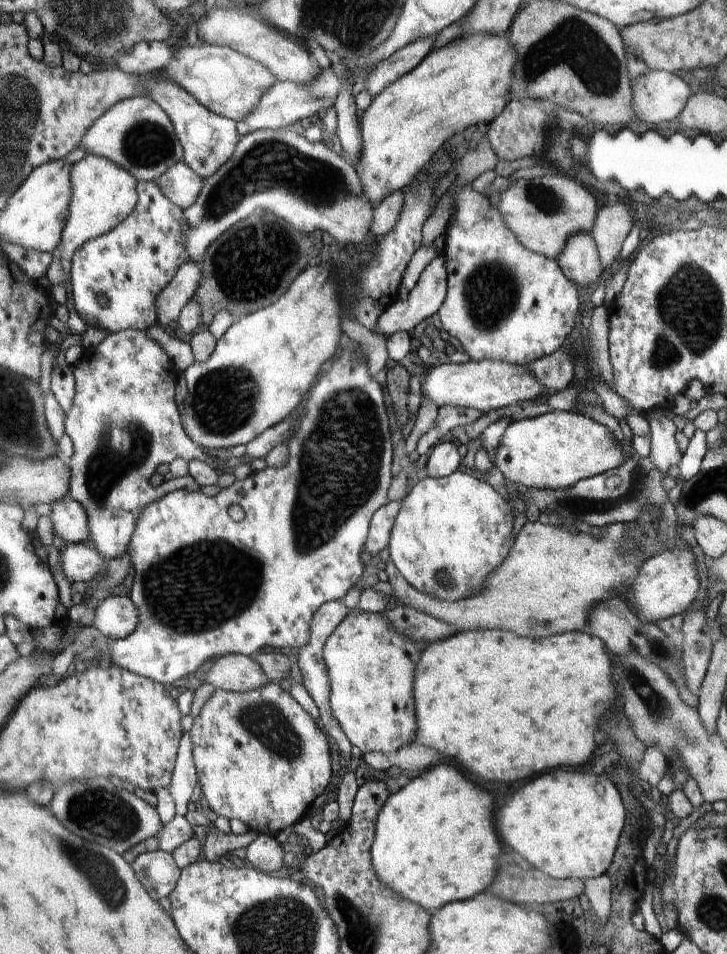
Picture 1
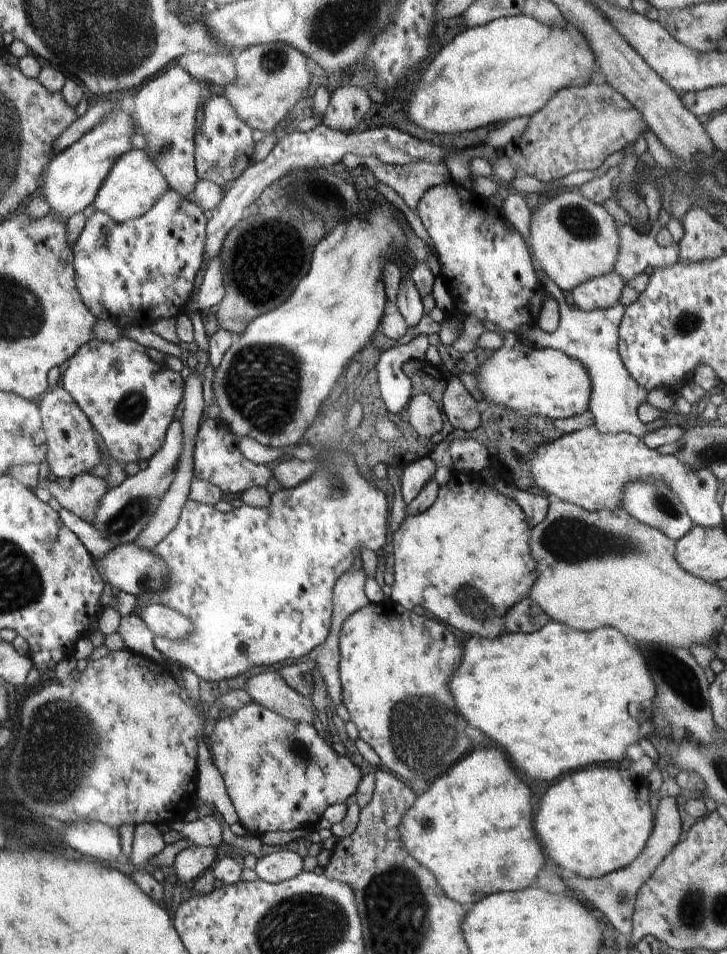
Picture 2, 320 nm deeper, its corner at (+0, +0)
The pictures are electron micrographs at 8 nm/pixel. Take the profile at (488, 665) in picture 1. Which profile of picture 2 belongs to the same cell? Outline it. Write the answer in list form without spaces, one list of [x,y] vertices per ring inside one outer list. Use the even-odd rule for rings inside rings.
[[[552,621],[531,634],[503,633],[492,640],[472,635],[464,644],[462,660],[452,672],[448,688],[470,726],[476,726],[502,746],[516,768],[546,782],[560,778],[568,770],[624,760],[628,746],[643,738],[638,732],[639,722],[632,720],[626,710],[628,704],[646,700],[654,703],[656,699],[656,688],[644,656],[618,630],[606,627],[576,632],[566,624]]]

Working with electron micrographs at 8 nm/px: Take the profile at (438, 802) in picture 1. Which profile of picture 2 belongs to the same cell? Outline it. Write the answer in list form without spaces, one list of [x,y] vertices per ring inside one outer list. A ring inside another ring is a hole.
[[[500,748],[474,750],[429,787],[406,810],[396,830],[402,850],[434,876],[450,900],[467,908],[492,894],[529,888],[536,878],[542,878],[545,854],[532,828],[532,792],[516,776]]]

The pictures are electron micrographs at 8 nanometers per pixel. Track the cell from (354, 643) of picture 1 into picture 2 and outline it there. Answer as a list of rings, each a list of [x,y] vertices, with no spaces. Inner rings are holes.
[[[389,600],[382,604],[368,604],[365,608],[362,608],[355,614],[350,614],[344,625],[342,626],[339,637],[339,650],[340,650],[340,663],[338,666],[338,674],[341,684],[341,696],[342,704],[347,708],[350,714],[350,722],[356,726],[359,732],[359,738],[362,739],[368,746],[372,747],[372,750],[380,757],[381,765],[386,766],[388,772],[404,778],[404,780],[424,780],[427,784],[432,783],[438,776],[446,774],[448,768],[451,768],[464,754],[466,750],[470,750],[470,738],[466,742],[466,734],[464,730],[468,728],[468,724],[464,722],[462,714],[456,712],[456,704],[454,704],[454,698],[450,696],[450,688],[448,688],[448,682],[450,682],[450,676],[452,672],[458,668],[460,660],[462,660],[462,650],[464,650],[464,644],[446,628],[442,626],[440,622],[436,622],[433,618],[425,616],[418,616],[414,610],[406,610],[402,606]]]

